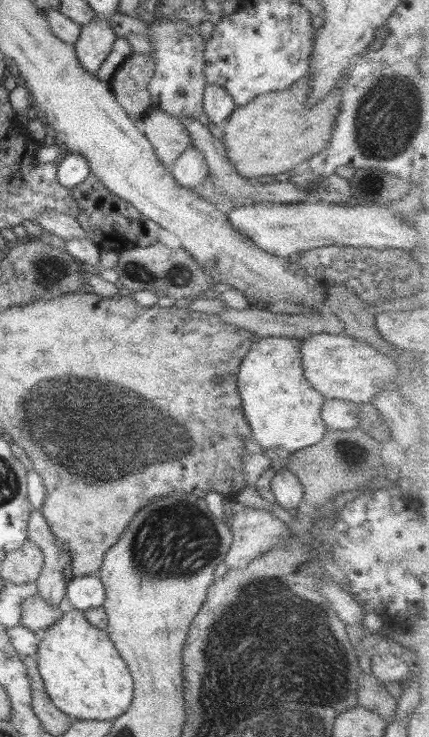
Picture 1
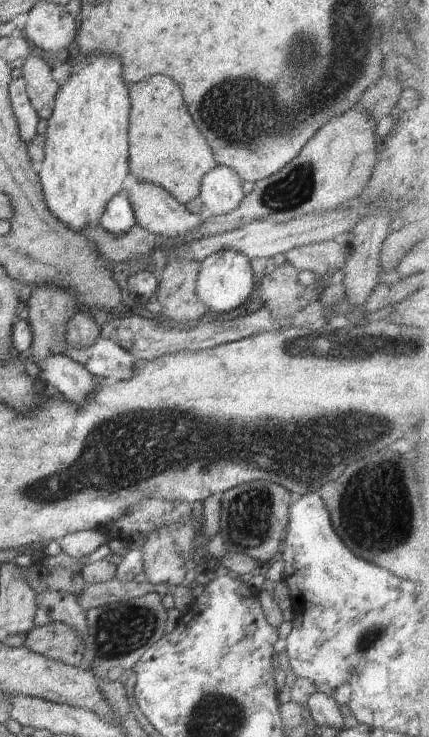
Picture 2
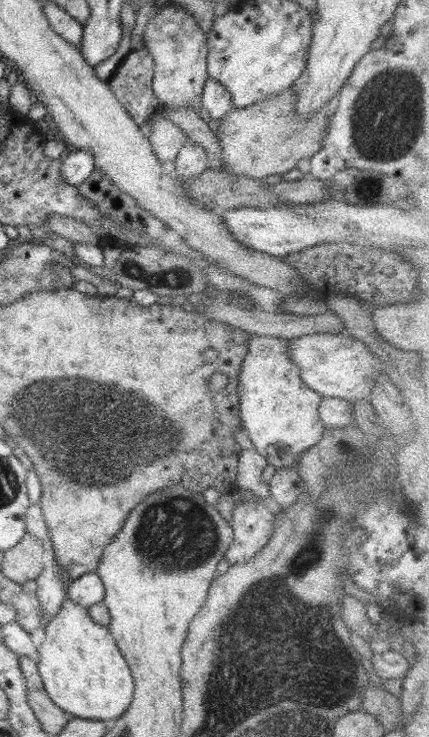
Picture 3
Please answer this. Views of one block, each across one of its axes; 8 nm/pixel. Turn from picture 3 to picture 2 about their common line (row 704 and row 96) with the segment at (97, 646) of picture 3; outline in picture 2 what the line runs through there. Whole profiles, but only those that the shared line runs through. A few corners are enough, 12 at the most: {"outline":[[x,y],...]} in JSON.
{"outline":[[84,55],[47,120],[48,210],[82,233],[123,190],[129,85]]}

